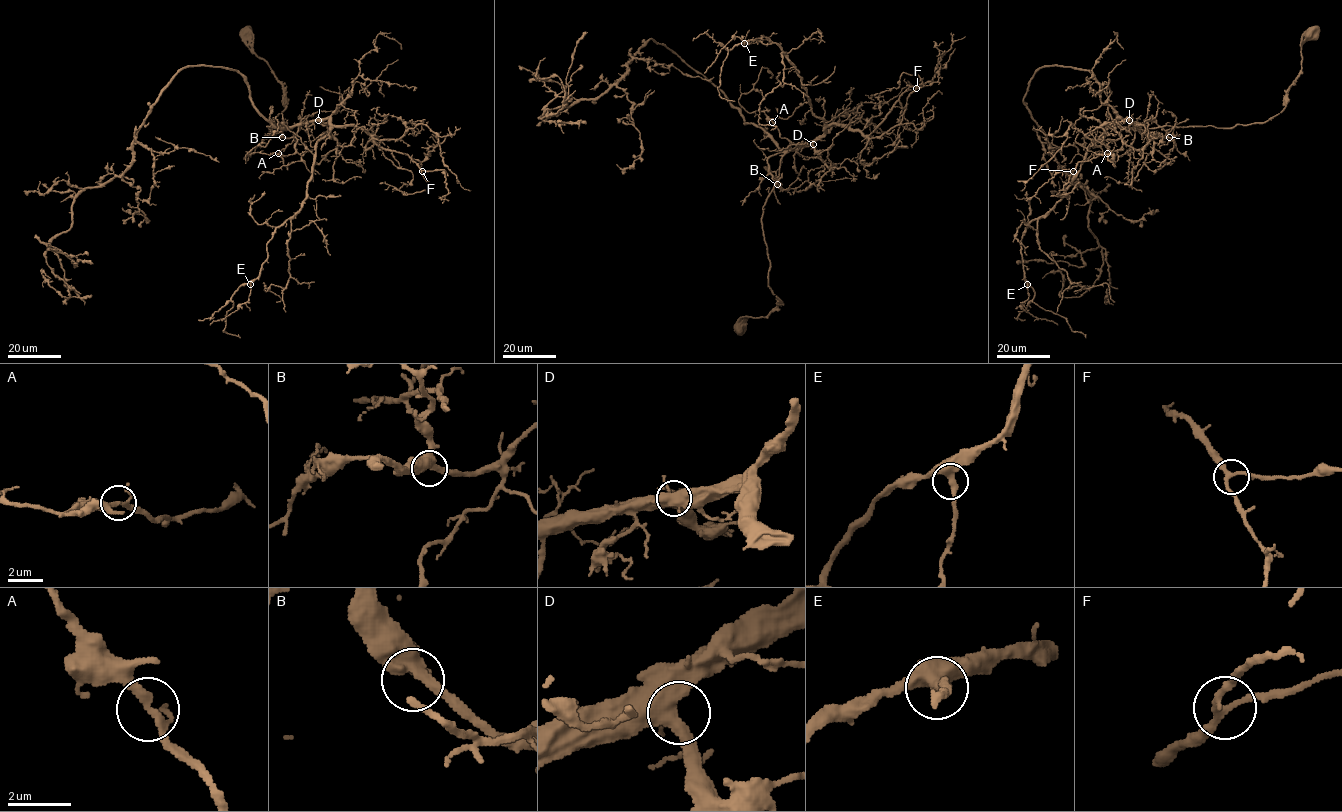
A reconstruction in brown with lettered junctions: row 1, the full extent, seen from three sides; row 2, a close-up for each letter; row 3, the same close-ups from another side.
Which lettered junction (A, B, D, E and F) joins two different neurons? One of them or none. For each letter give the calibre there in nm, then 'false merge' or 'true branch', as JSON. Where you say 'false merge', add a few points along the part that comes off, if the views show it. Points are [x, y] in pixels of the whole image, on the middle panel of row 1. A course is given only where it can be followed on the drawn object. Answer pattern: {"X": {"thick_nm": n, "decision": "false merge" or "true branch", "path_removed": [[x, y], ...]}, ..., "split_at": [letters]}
{"A": {"thick_nm": 200, "decision": "true branch"}, "B": {"thick_nm": 360, "decision": "true branch"}, "D": {"thick_nm": 440, "decision": "true branch"}, "E": {"thick_nm": 360, "decision": "true branch"}, "F": {"thick_nm": 220, "decision": "true branch"}, "split_at": []}

